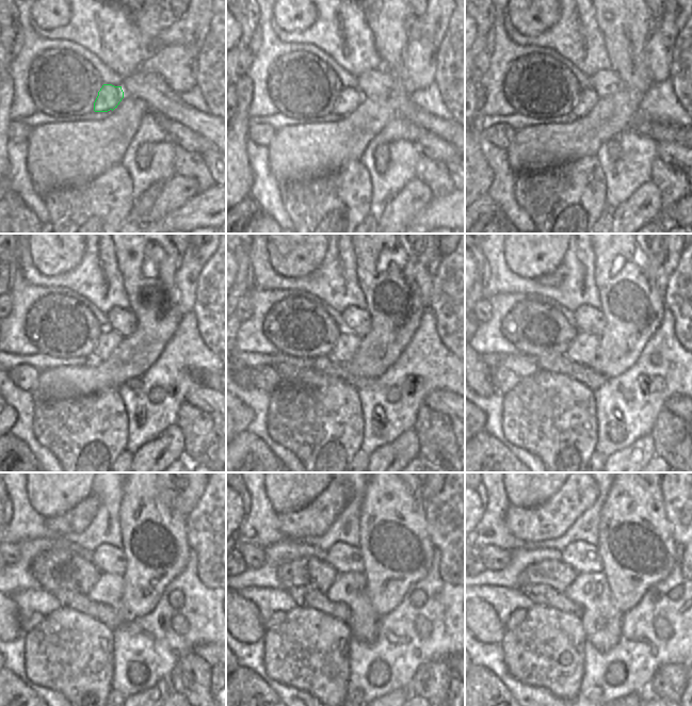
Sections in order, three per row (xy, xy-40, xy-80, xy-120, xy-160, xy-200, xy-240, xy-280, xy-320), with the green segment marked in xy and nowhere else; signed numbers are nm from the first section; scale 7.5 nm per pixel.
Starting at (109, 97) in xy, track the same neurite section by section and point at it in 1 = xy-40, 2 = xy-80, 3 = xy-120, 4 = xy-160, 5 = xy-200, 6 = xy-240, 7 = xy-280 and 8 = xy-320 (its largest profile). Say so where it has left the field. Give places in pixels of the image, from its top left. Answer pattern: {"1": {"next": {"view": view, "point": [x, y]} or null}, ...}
{"1": {"next": {"view": "xy-40", "point": [348, 99]}}, "2": {"next": {"view": "xy-80", "point": [588, 98]}}, "3": {"next": {"view": "xy-120", "point": [109, 339]}}, "4": {"next": {"view": "xy-160", "point": [348, 342]}}, "5": {"next": {"view": "xy-200", "point": [583, 349]}}, "6": {"next": {"view": "xy-240", "point": [109, 589]}}, "7": {"next": {"view": "xy-280", "point": [350, 588]}}, "8": {"next": {"view": "xy-320", "point": [600, 620]}}}

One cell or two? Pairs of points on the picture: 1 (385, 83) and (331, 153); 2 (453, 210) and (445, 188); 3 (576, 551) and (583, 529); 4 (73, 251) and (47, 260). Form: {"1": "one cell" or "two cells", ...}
{"1": "two cells", "2": "two cells", "3": "two cells", "4": "one cell"}

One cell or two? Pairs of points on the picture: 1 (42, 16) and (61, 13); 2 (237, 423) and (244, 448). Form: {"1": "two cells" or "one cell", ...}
{"1": "one cell", "2": "two cells"}

